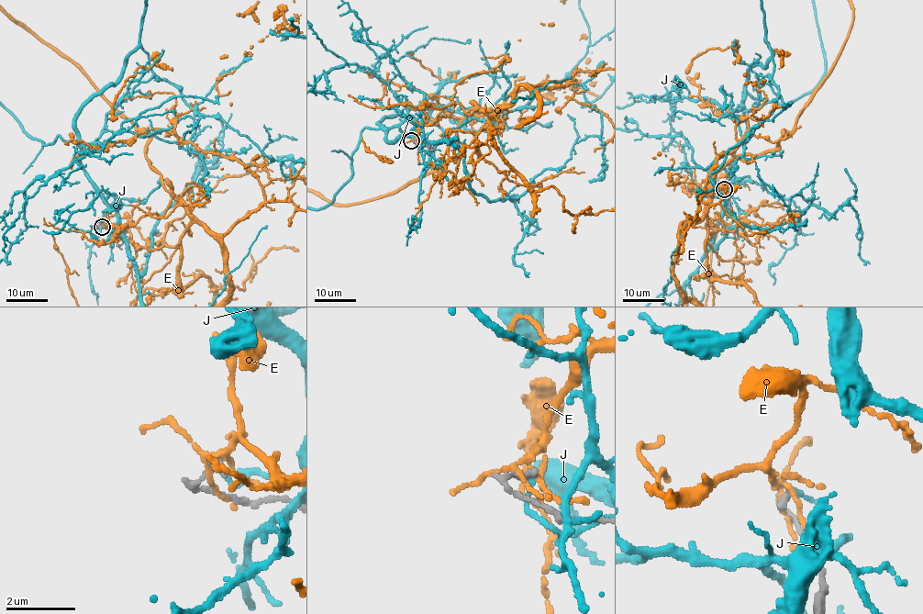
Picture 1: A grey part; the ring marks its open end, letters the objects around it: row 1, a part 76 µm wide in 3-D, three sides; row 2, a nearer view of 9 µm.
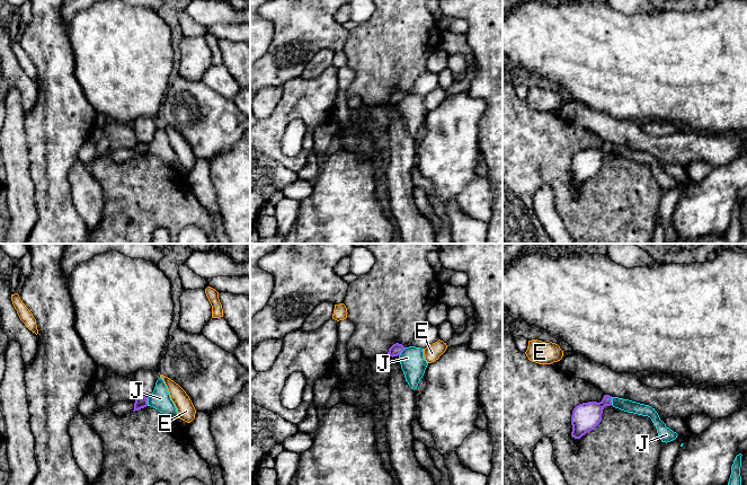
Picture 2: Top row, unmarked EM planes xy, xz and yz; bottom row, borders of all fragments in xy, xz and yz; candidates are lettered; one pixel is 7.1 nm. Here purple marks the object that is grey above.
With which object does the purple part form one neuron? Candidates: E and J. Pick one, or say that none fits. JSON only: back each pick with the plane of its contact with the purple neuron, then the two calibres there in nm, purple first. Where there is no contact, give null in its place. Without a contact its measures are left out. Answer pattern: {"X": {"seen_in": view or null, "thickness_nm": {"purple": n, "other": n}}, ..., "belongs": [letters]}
{"belongs": []}

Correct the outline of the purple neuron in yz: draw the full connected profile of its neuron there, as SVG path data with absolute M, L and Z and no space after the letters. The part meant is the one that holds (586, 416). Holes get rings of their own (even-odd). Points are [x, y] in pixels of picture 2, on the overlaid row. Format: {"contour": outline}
{"contour": "M604 395L599 403L588 402L577 405L571 415L571 436L575 439L580 439L587 432L595 429L602 421L604 407L611 405L612 396L610 395Z"}

